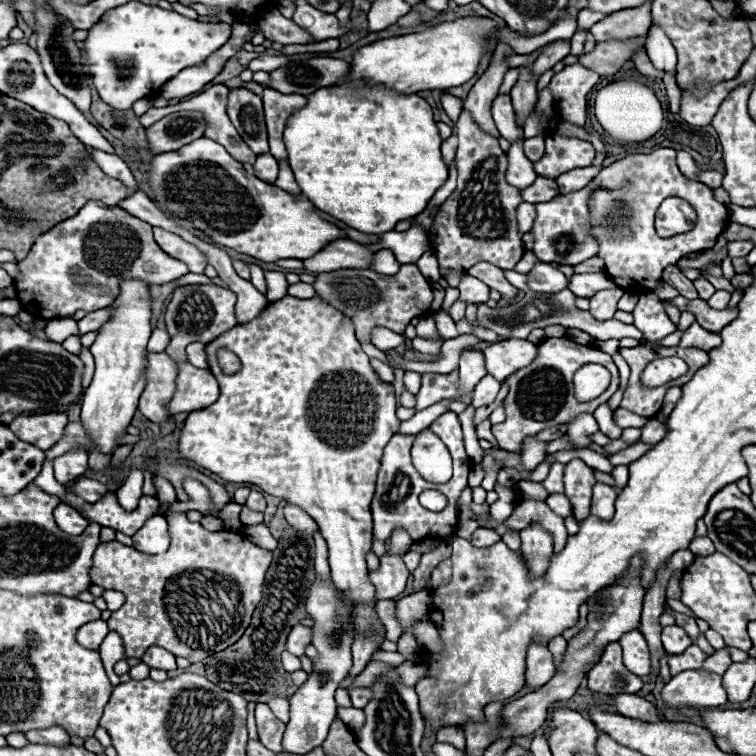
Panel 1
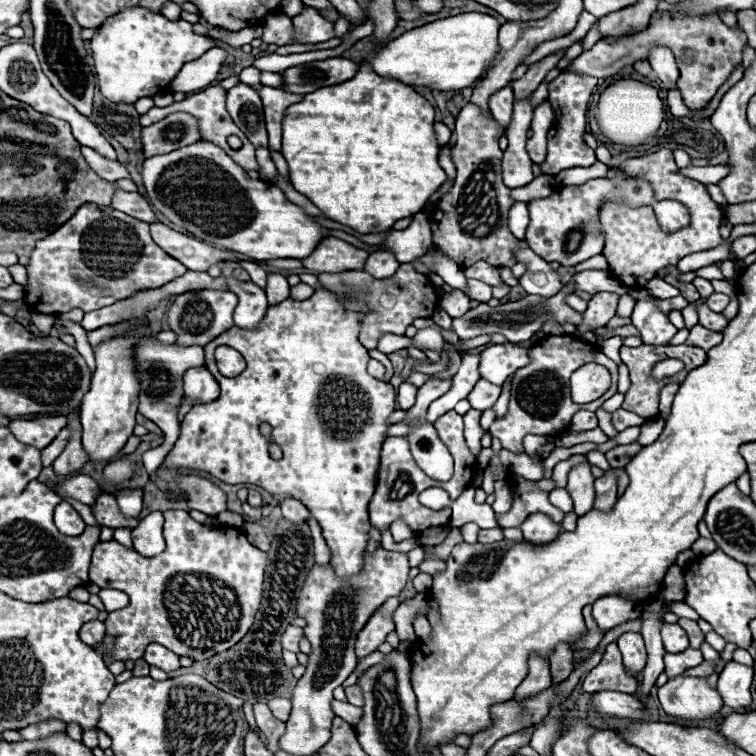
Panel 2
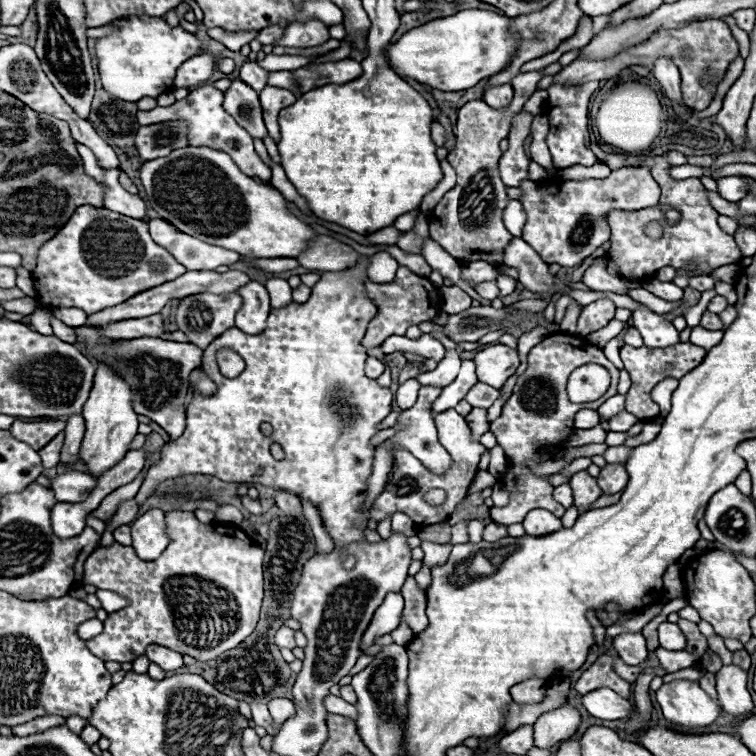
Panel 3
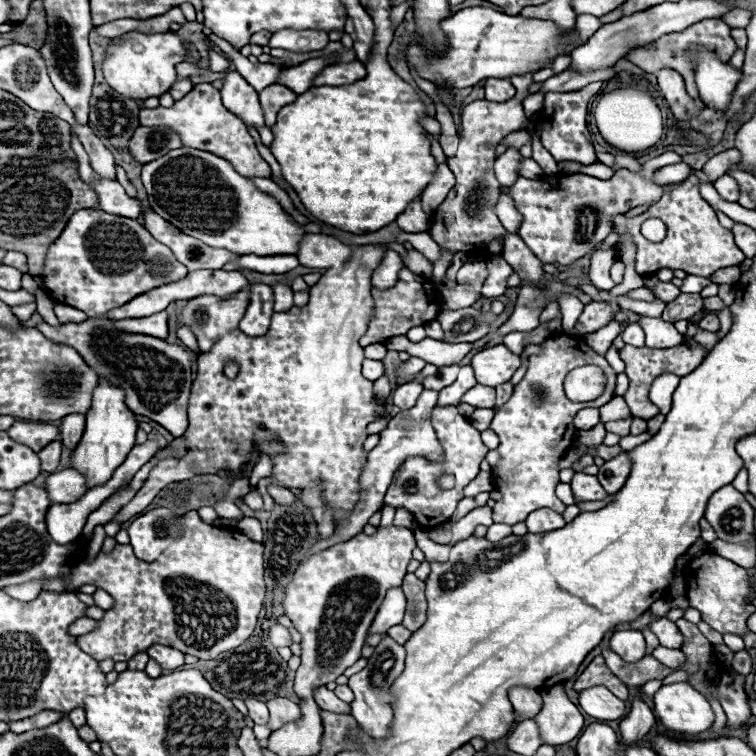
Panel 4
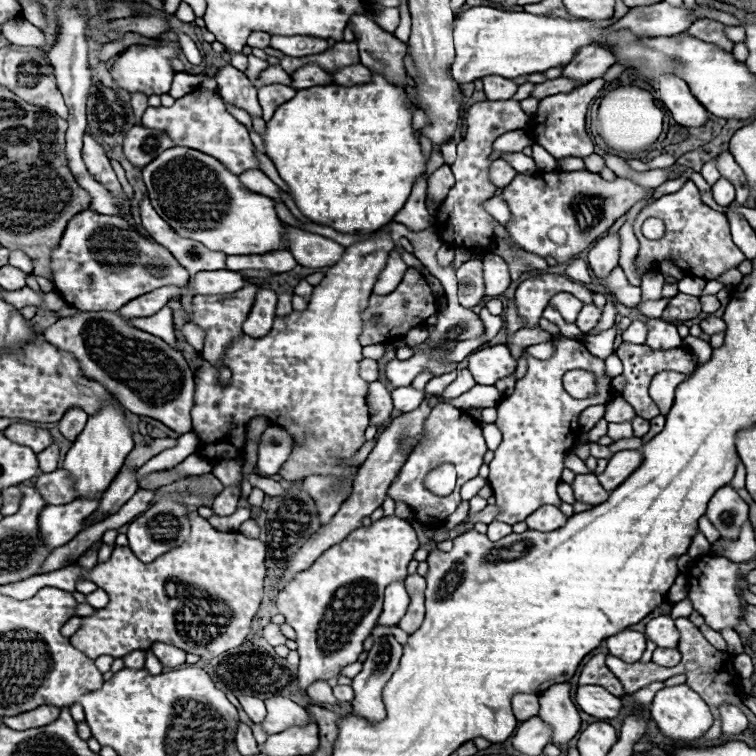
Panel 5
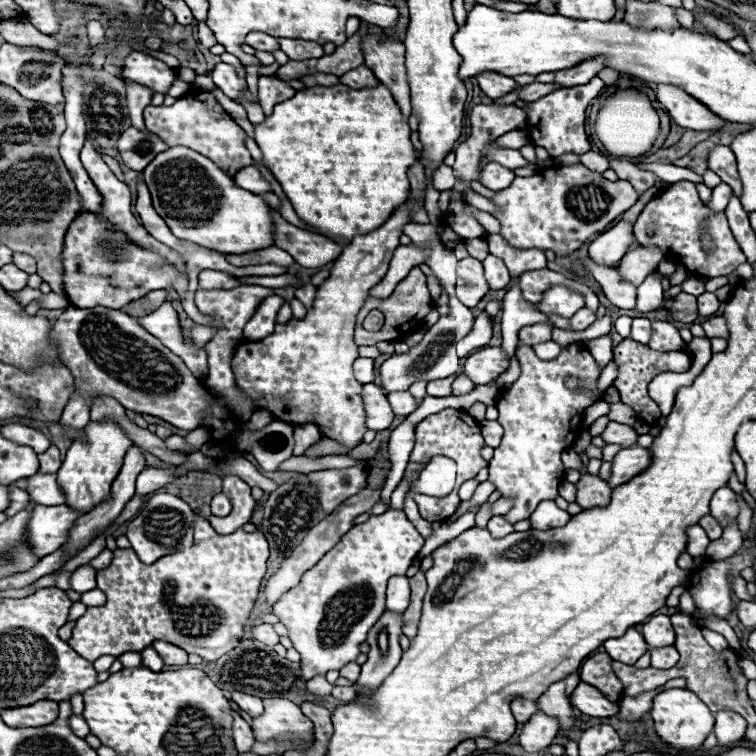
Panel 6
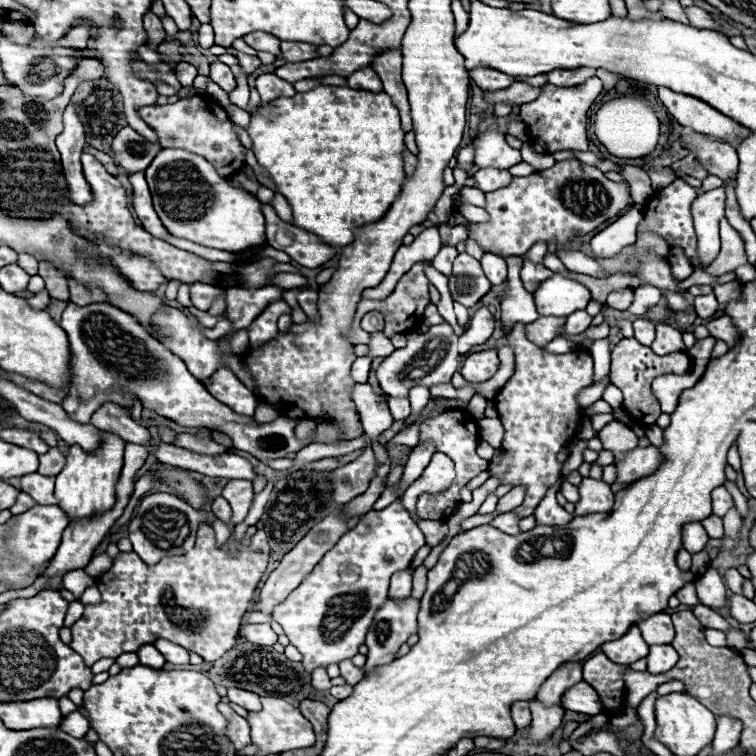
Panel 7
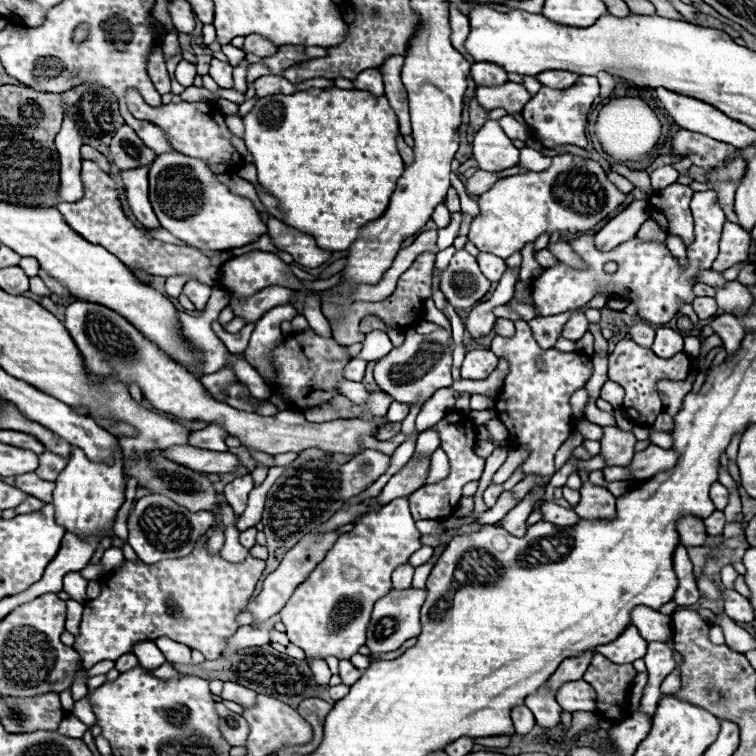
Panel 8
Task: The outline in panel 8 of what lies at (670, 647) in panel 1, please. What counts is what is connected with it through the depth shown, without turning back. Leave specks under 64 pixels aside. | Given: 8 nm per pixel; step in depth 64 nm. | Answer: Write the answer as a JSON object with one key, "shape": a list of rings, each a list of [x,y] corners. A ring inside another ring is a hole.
{"shape":[[[636,606],[630,610],[630,620],[646,642],[666,642],[672,636],[672,618],[658,610]]]}

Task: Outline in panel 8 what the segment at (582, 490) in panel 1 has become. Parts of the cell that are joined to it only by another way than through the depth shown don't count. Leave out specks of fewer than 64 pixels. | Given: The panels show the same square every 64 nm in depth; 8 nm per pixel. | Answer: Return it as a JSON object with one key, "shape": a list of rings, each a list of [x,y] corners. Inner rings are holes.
{"shape":[[[584,482],[580,488],[582,500],[574,506],[574,512],[584,520],[614,520],[616,518],[616,496],[604,486]]]}

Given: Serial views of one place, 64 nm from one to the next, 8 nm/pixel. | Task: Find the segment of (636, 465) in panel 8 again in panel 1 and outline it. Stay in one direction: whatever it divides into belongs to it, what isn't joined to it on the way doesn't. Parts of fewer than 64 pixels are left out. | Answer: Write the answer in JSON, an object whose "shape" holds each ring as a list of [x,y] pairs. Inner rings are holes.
{"shape":[[[604,482],[594,484],[594,494],[592,494],[592,514],[600,516],[604,520],[610,520],[614,514],[614,500],[616,500],[616,488]]]}

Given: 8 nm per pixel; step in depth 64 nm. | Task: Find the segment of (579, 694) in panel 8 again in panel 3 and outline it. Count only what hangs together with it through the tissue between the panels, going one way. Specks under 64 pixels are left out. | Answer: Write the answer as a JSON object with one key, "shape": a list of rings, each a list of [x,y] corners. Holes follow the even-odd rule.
{"shape":[[[592,690],[592,694],[582,696],[582,704],[590,716],[600,720],[618,720],[632,714],[632,704],[612,690]]]}

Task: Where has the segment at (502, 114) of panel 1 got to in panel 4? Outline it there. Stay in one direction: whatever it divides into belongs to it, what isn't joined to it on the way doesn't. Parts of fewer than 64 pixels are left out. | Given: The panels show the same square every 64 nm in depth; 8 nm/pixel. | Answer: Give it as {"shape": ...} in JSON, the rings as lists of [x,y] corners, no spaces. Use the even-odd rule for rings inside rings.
{"shape":[[[486,78],[486,100],[490,102],[506,102],[516,96],[516,88],[510,84],[510,80],[502,78]]]}

